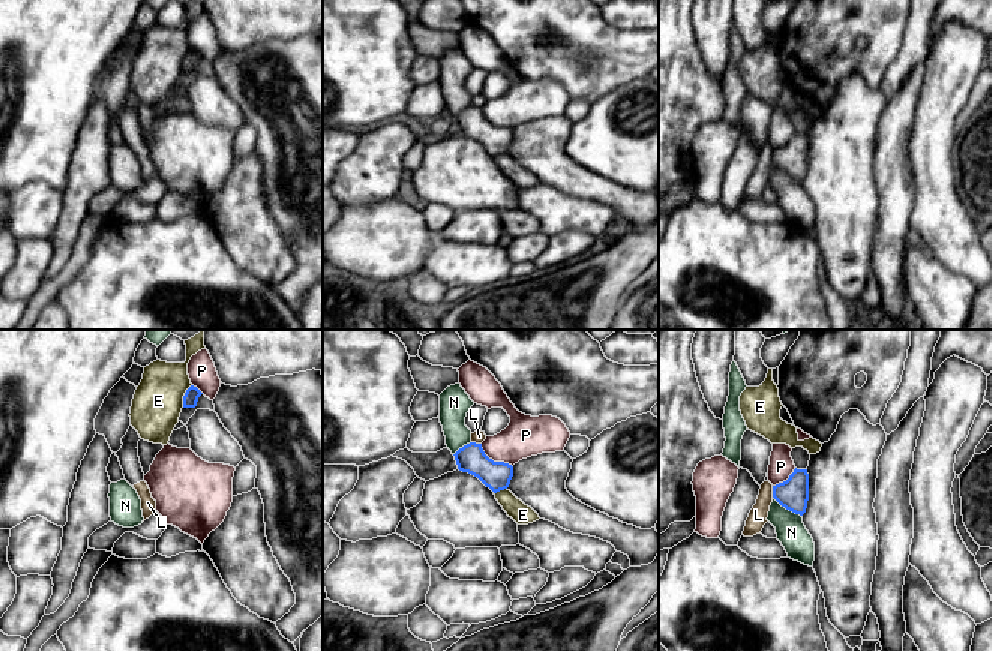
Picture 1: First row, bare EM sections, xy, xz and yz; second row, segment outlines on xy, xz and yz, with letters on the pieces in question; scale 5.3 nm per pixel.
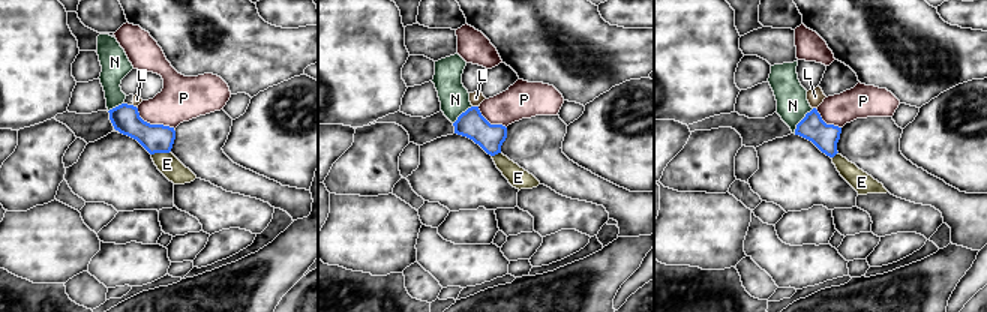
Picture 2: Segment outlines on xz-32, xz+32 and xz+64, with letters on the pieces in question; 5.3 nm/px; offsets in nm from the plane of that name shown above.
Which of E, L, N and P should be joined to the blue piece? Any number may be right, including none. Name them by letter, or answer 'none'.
none

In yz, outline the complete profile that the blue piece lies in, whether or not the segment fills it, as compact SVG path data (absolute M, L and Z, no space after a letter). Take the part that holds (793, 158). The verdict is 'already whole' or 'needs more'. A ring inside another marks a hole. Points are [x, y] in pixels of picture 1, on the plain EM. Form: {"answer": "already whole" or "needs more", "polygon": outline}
{"answer": "already whole", "polygon": "M794 134L789 142L773 150L773 162L786 174L803 180L809 165L807 134Z"}

